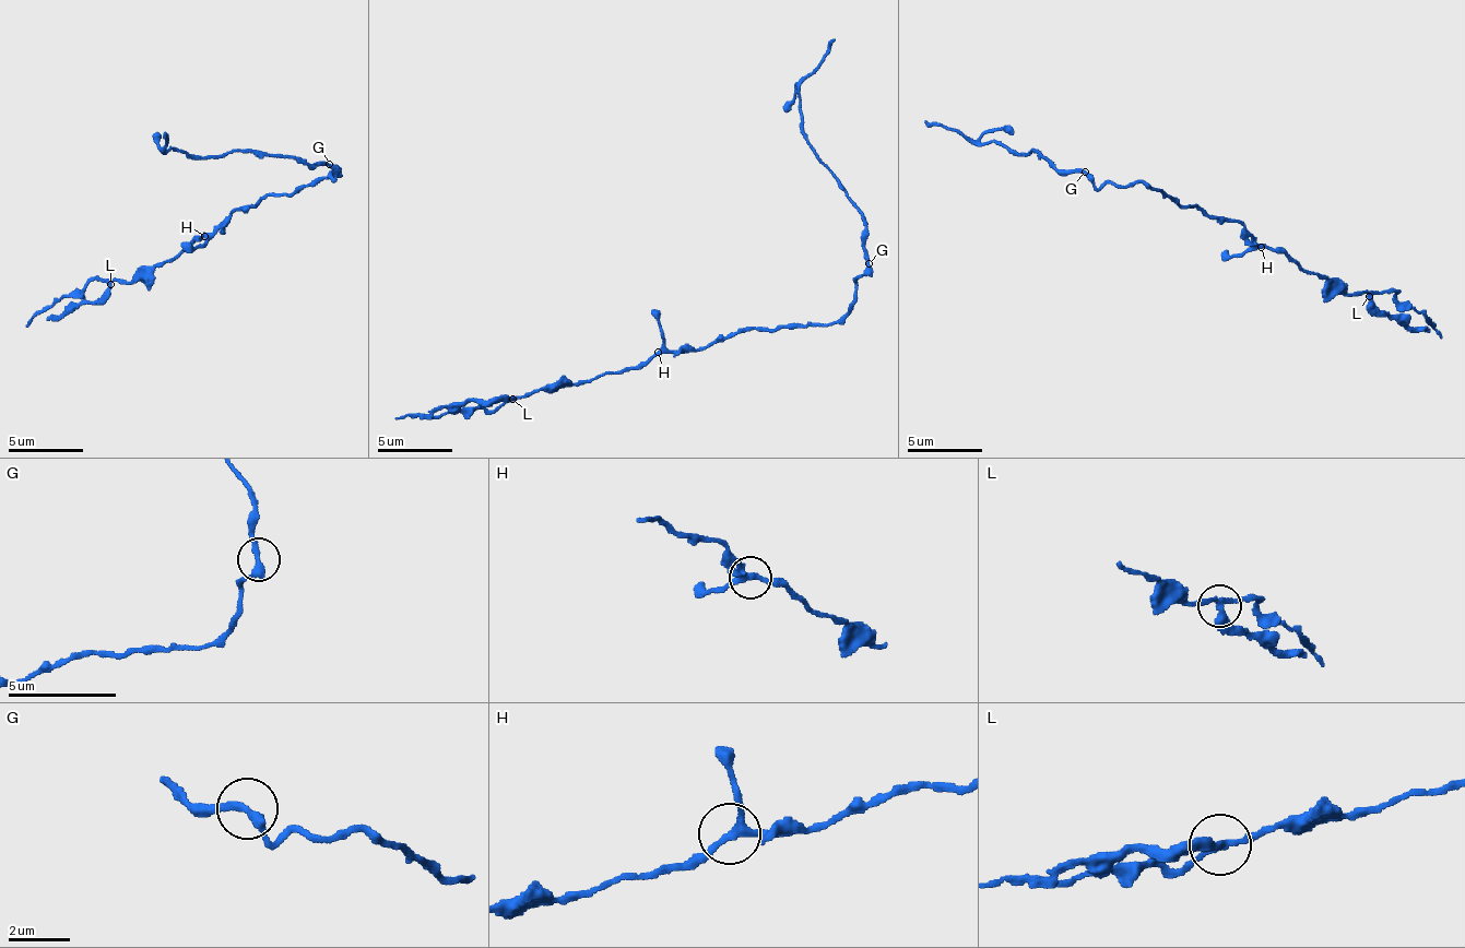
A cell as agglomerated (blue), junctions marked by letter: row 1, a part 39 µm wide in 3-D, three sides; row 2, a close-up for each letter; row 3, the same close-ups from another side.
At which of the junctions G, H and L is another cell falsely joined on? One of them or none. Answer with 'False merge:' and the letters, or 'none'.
False merge: L

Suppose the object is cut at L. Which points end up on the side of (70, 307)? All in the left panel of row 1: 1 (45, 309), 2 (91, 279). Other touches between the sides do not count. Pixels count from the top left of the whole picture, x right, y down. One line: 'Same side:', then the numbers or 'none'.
Same side: none

